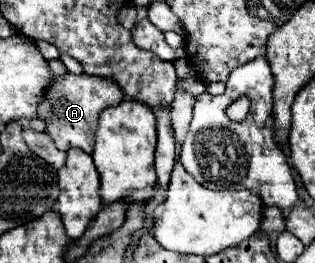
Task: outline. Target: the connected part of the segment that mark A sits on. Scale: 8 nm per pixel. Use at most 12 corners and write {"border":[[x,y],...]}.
{"border":[[66,73],[38,117],[60,151],[92,153],[100,111],[124,95],[114,79]]}

